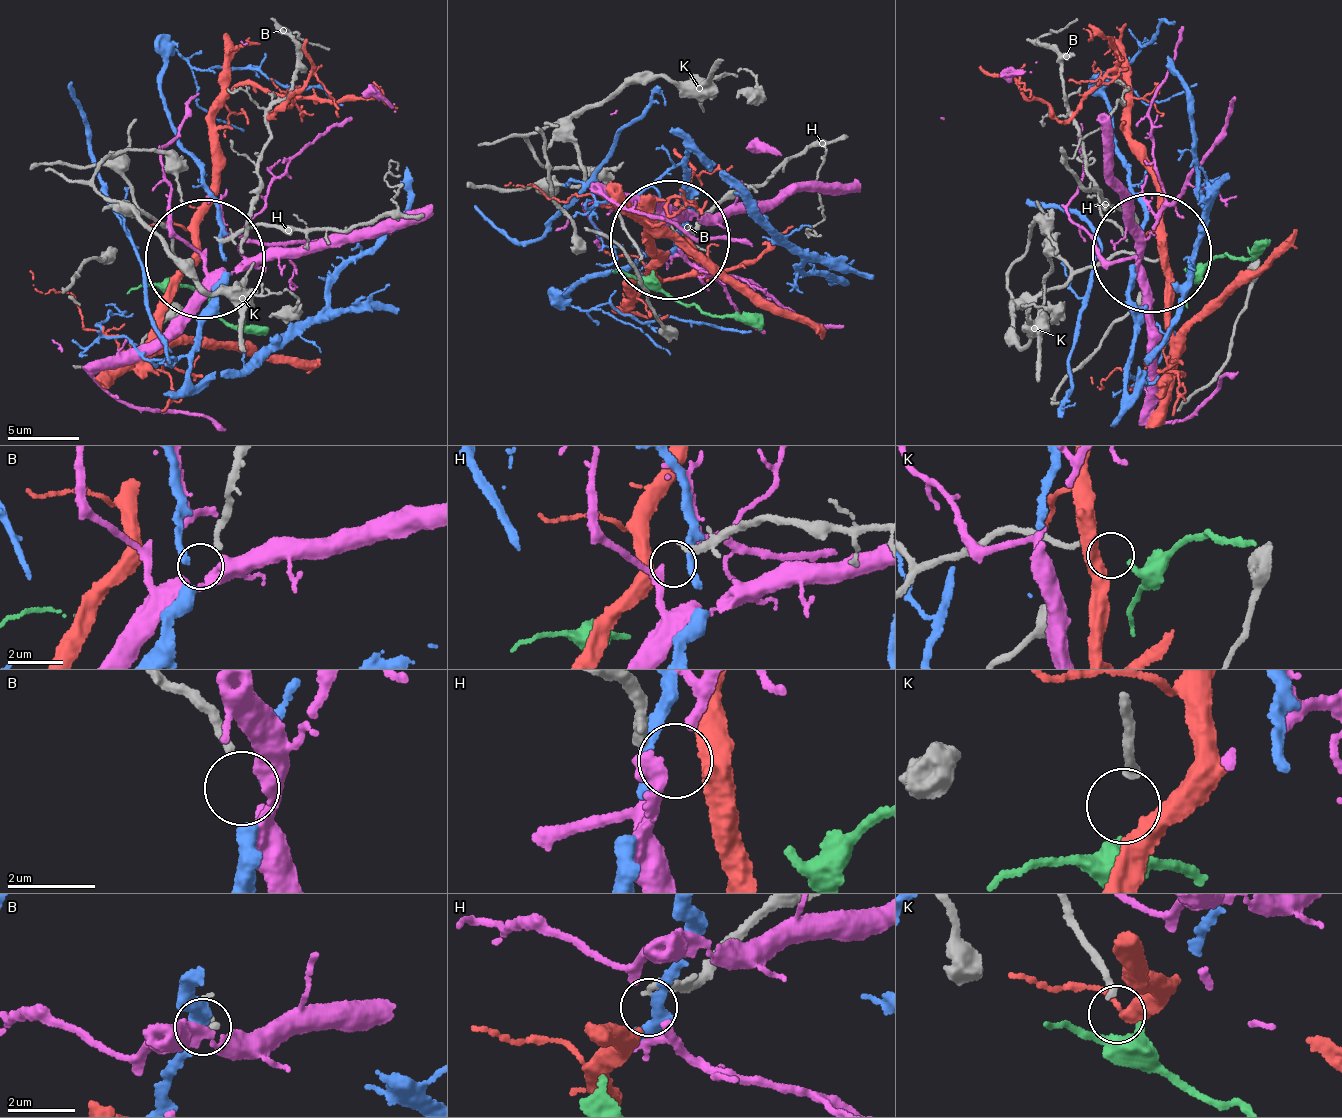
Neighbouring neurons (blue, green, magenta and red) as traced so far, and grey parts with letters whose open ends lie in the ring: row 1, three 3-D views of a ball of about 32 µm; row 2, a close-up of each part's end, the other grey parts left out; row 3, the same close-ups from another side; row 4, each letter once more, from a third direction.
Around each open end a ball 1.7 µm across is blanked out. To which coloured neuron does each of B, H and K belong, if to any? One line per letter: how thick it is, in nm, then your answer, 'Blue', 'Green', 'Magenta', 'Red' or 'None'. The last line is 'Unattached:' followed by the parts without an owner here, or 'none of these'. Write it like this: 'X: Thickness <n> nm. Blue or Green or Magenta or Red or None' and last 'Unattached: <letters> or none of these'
B: Thickness 190 nm. Blue
H: Thickness 190 nm. Red
K: Thickness 190 nm. Green
Unattached: none of these

